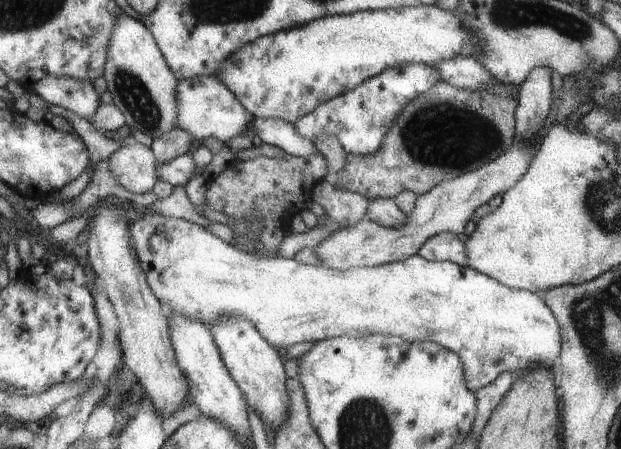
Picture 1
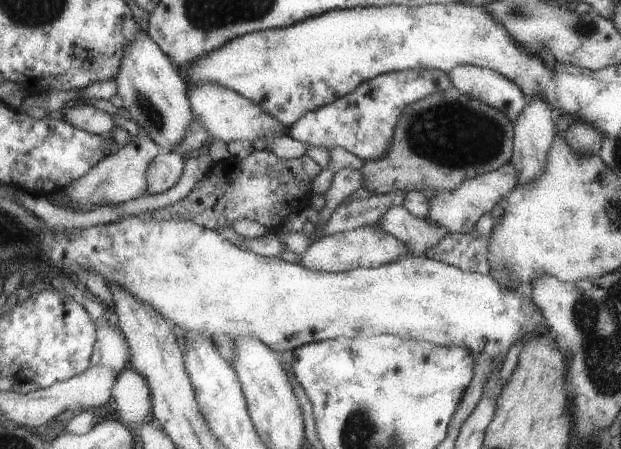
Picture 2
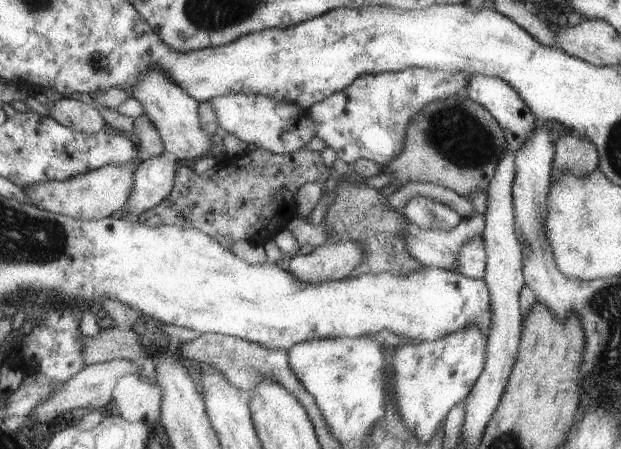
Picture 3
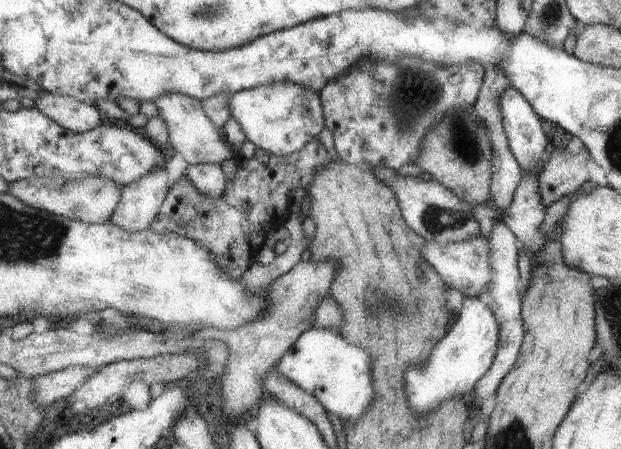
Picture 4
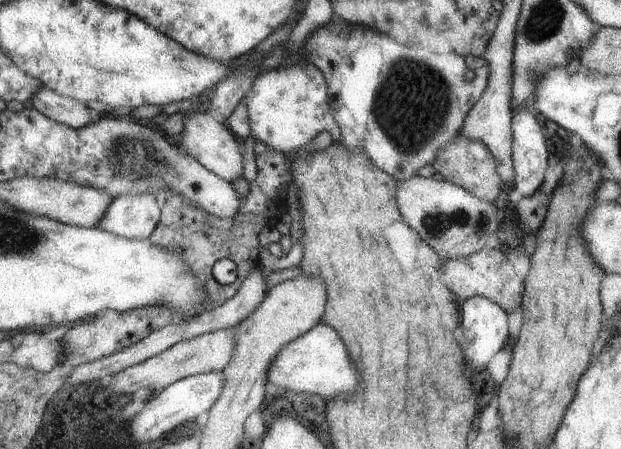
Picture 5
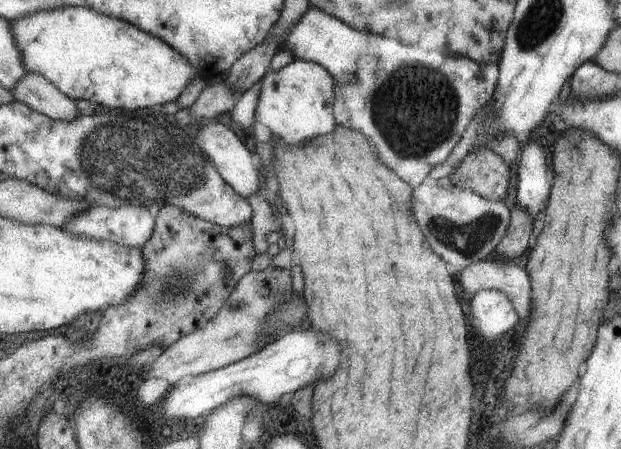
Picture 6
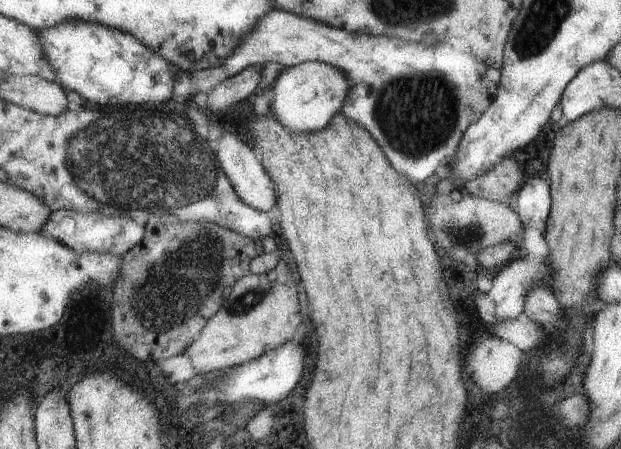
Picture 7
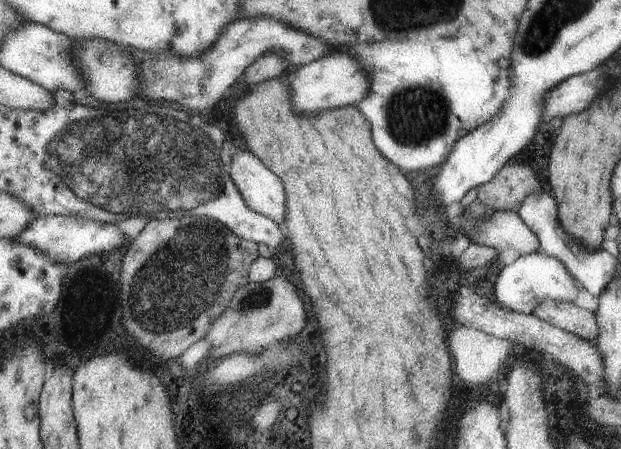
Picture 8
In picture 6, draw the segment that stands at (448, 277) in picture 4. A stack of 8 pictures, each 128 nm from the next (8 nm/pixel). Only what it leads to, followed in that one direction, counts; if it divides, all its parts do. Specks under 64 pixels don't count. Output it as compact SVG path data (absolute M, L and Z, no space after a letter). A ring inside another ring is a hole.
M485 257L477 260L463 270L456 271L453 276L463 292L475 294L479 290L499 290L507 296L520 321L529 318L529 302L531 302L531 282L526 270L508 260Z

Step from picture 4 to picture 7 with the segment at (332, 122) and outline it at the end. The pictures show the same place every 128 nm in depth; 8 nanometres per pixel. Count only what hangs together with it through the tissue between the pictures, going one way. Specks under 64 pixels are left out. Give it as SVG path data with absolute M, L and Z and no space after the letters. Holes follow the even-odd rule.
M272 9L257 20L253 30L233 48L233 52L219 66L195 72L186 72L174 67L175 82L171 88L171 96L182 96L185 103L199 103L204 94L209 90L215 90L215 86L221 84L223 80L237 75L247 64L264 65L266 62L275 62L284 68L305 61L331 64L343 72L343 76L350 81L351 88L343 100L342 114L359 125L363 124L371 132L371 136L375 136L375 140L383 144L383 152L387 152L387 160L391 160L394 169L413 184L422 183L427 176L435 172L437 166L447 165L450 162L458 148L459 140L462 140L463 132L493 102L501 78L498 69L483 64L475 53L471 52L467 39L443 40L443 44L432 46L405 41L399 37L351 34L318 20Z

